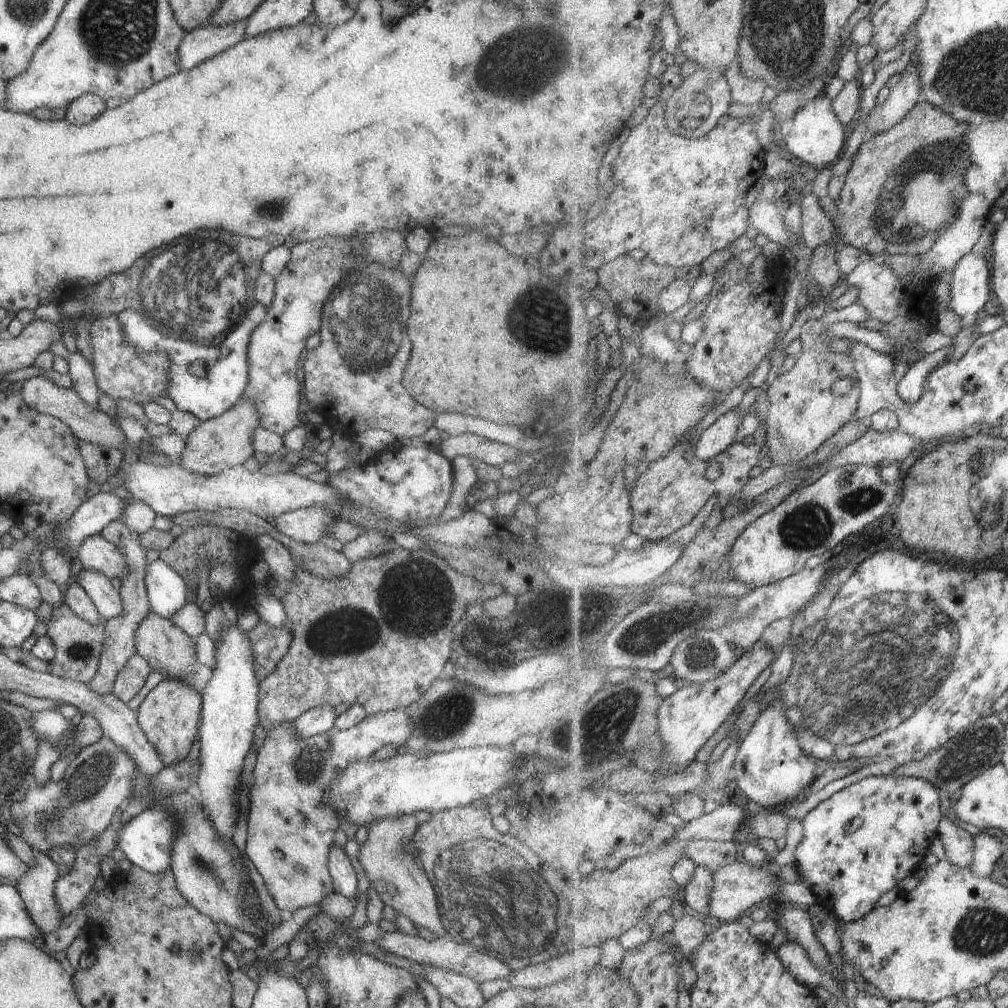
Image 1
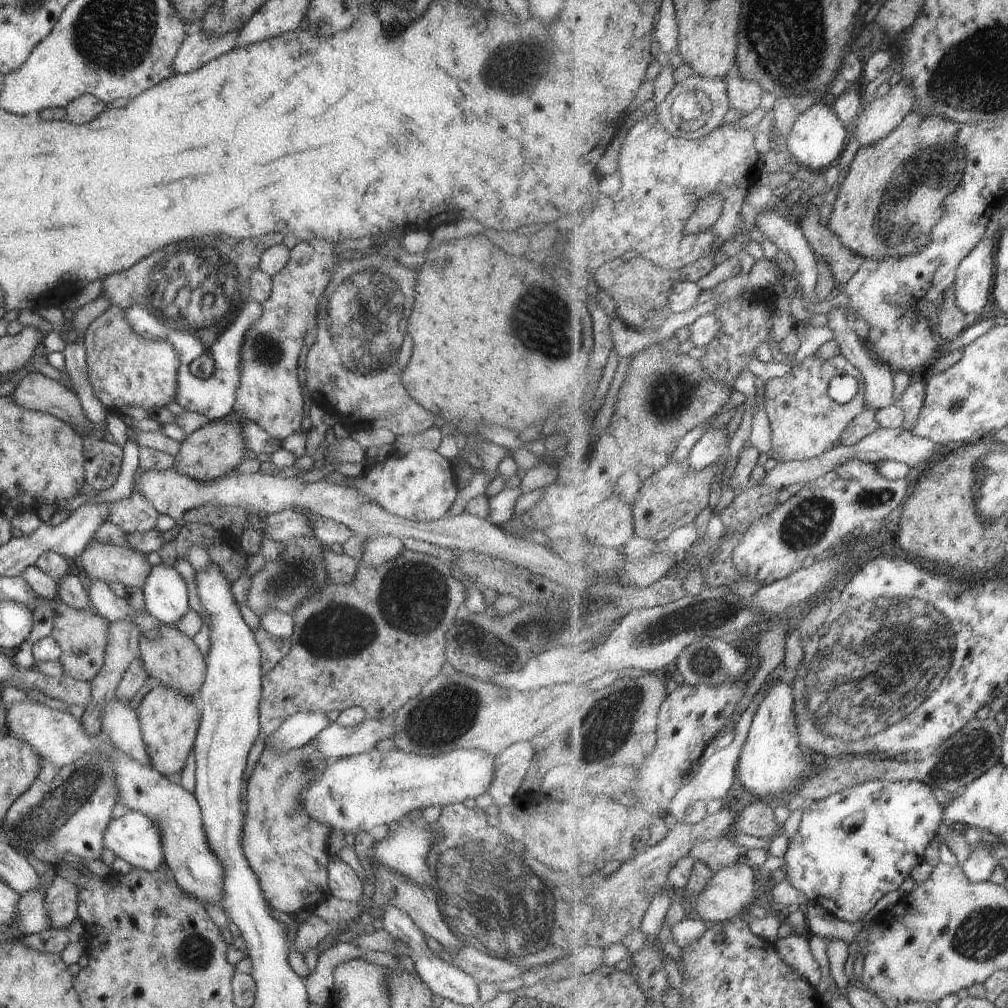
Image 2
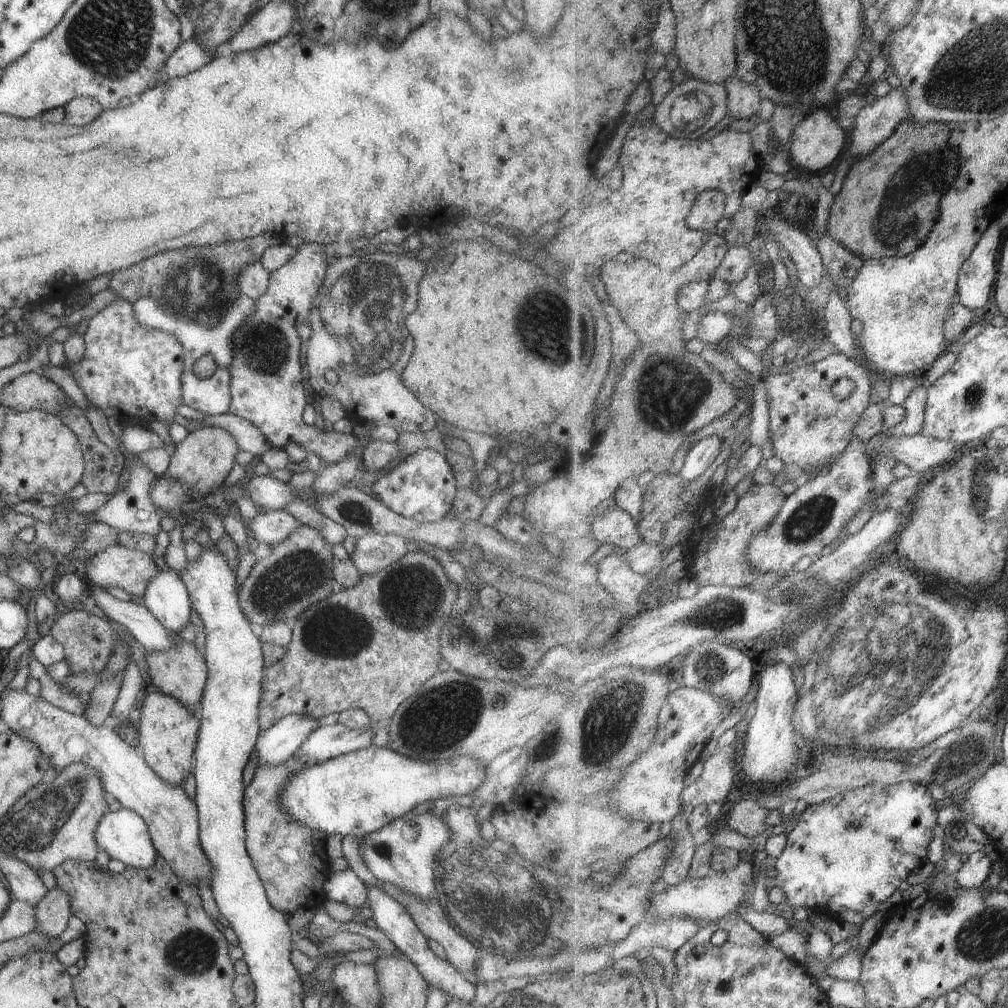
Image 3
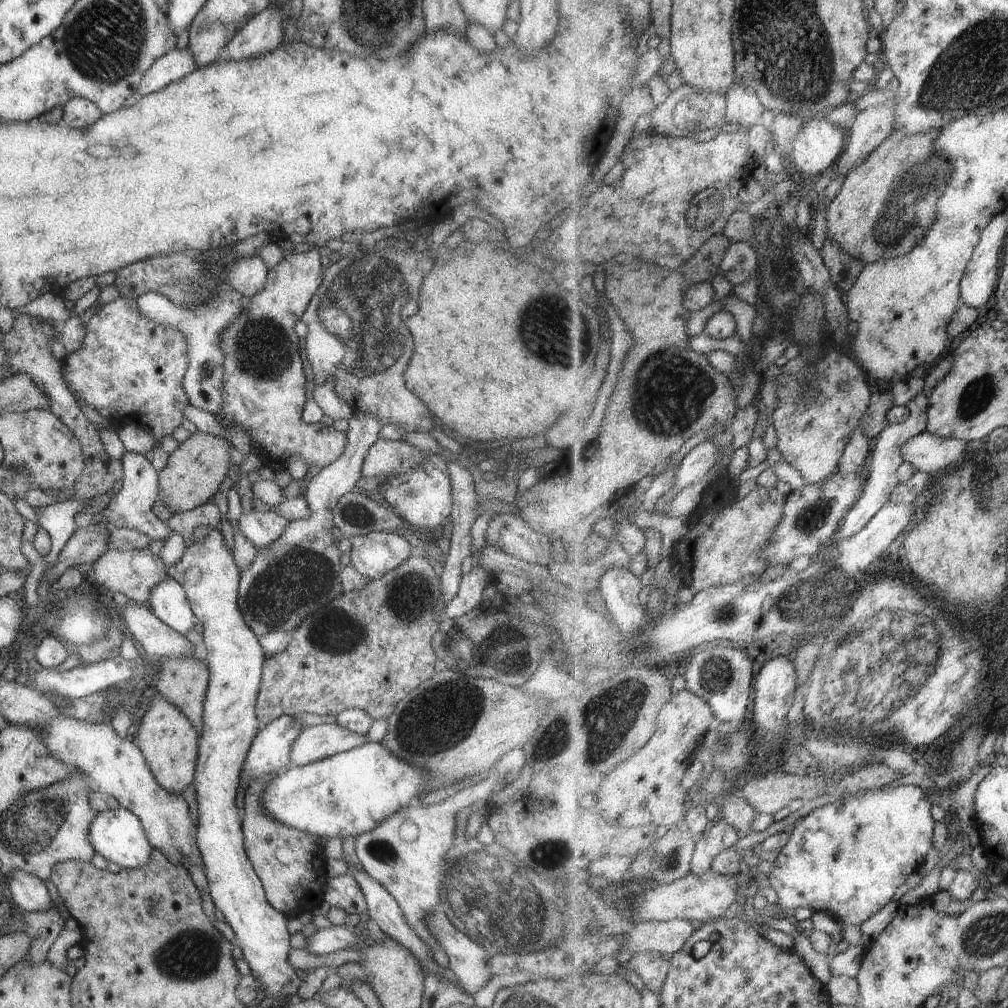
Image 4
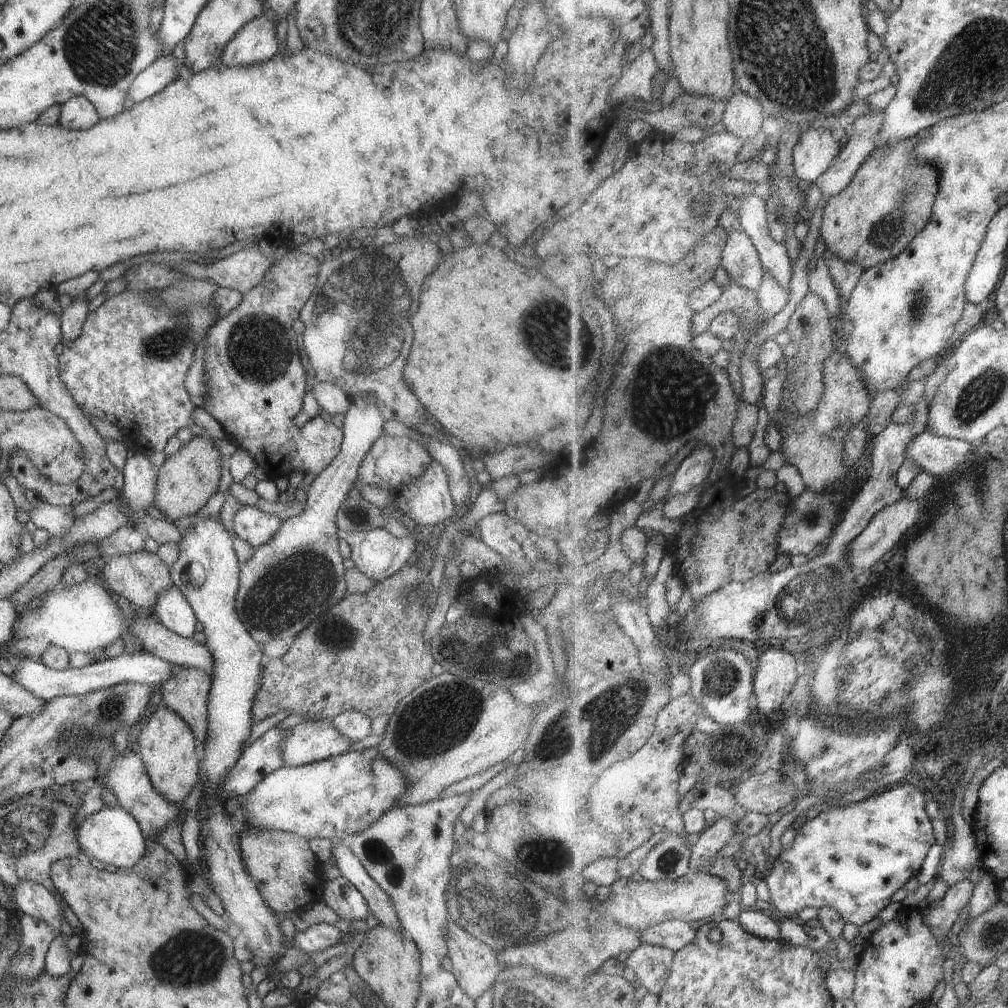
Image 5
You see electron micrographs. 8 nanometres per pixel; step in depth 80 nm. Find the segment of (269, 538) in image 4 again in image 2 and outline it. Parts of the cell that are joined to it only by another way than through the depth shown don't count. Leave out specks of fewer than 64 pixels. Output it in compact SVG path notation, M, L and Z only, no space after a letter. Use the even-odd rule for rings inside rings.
M283 509L278 513L262 516L265 529L261 535L268 532L268 538L286 543L290 538L312 536L310 520L305 513L293 509Z

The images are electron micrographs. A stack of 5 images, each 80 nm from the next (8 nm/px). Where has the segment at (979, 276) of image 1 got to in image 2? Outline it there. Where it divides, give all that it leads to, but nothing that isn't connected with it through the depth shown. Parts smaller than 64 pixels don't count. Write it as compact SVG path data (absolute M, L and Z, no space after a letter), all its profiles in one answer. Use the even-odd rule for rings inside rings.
M983 239L959 265L952 301L967 314L979 314L991 300L996 276L996 246L996 239Z

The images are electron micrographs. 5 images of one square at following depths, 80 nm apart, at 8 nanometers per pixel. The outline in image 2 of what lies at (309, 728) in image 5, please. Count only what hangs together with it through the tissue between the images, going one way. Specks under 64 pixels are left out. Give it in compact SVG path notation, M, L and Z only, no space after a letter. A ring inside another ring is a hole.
M365 718L352 727L342 727L333 721L318 732L313 740L324 760L329 756L342 759L360 755L373 748L379 740L391 739L395 733L393 721L391 724L383 724L380 719Z

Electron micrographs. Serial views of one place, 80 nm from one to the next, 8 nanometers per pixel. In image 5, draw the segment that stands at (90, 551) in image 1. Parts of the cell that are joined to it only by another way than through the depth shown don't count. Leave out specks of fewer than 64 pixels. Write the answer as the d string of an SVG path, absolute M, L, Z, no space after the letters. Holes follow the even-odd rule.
M134 551L121 556L104 559L104 566L98 571L107 589L117 597L127 599L134 609L150 612L157 600L157 594L165 588L173 586L169 567L167 567L156 554L145 551Z

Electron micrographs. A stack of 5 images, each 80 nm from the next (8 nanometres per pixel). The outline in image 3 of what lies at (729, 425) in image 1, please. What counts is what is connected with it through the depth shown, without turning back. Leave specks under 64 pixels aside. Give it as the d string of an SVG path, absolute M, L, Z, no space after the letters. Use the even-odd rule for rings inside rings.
M710 435L697 441L686 454L685 463L680 475L690 483L694 483L705 471L718 463L721 454L722 440L717 435Z

